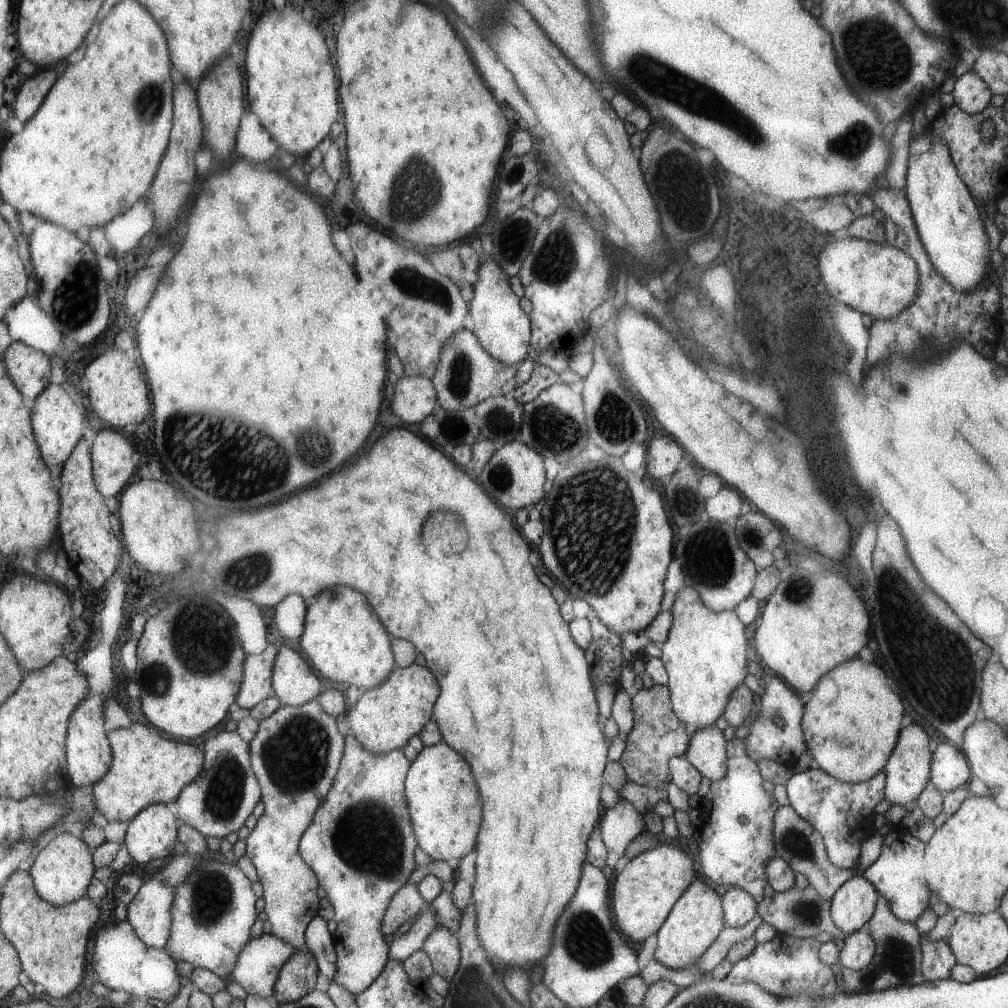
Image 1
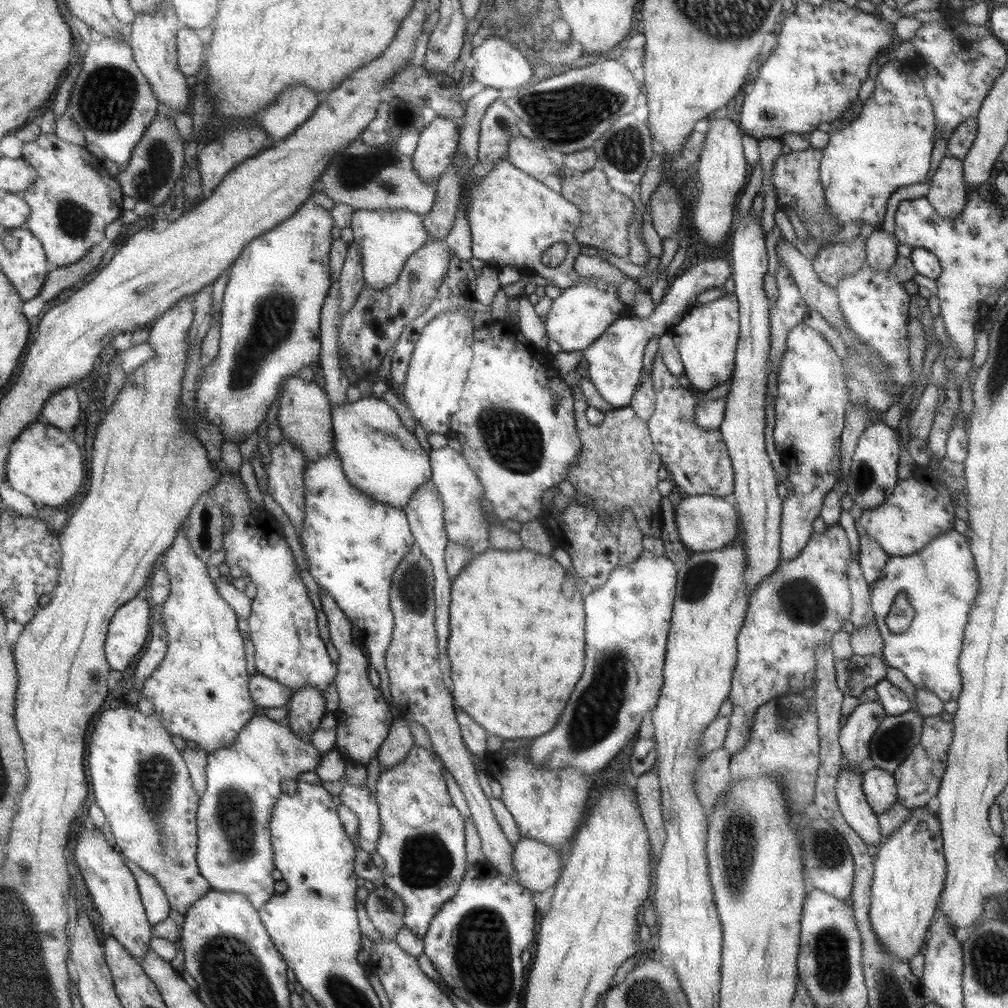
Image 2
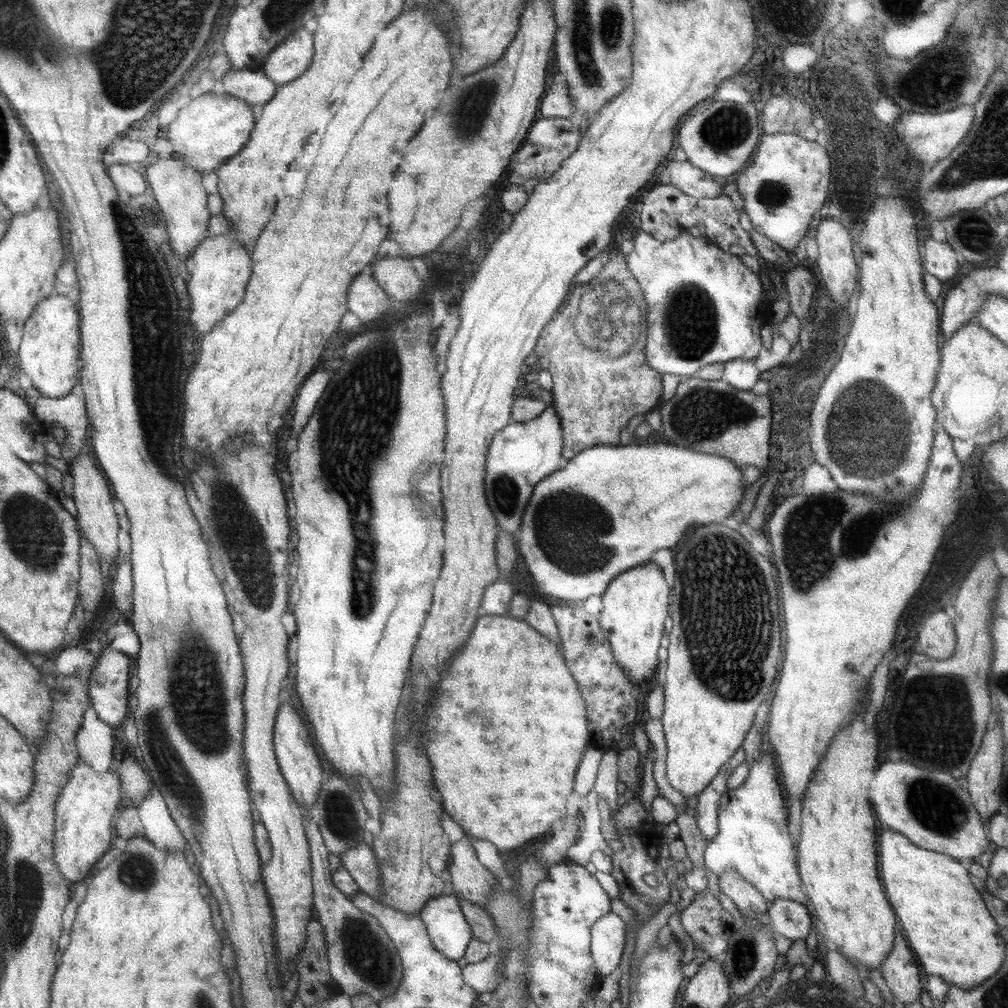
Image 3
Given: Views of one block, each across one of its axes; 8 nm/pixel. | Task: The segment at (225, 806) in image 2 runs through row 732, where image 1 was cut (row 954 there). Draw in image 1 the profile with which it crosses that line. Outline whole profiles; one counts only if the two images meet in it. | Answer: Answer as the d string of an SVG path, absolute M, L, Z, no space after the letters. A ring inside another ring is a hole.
M261 934L259 938L253 938L239 954L239 964L235 966L235 972L227 978L227 982L237 982L249 996L265 996L273 998L277 996L277 984L281 980L281 972L287 966L287 962L295 956L295 946L287 940L279 938L277 934Z

